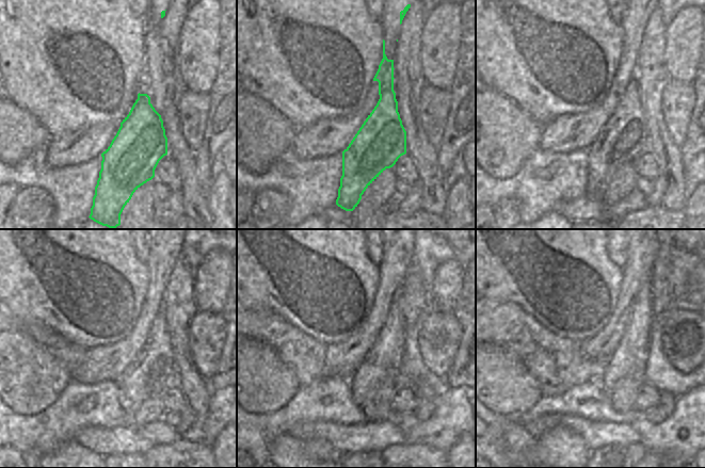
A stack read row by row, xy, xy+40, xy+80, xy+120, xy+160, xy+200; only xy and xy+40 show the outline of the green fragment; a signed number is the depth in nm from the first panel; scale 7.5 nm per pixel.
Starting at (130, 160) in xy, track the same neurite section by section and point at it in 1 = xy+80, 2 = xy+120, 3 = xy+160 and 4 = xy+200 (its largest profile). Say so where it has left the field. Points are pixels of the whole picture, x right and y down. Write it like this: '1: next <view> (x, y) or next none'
1: next xy+80 (621, 141)
2: next xy+120 (146, 375)
3: next xy+160 (386, 360)
4: next xy+200 (636, 338)

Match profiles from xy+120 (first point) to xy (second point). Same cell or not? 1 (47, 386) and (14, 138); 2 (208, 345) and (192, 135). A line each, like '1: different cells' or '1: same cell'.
1: same cell
2: same cell

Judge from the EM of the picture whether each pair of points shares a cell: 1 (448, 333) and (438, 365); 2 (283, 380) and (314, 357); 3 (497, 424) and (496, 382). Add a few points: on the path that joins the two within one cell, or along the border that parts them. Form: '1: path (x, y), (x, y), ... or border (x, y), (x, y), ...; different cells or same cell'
1: path (441, 340), (438, 342), (438, 357); same cell
2: border (278, 352), (292, 368), (302, 387); different cells
3: border (486, 406), (491, 410), (503, 415), (522, 410); different cells

